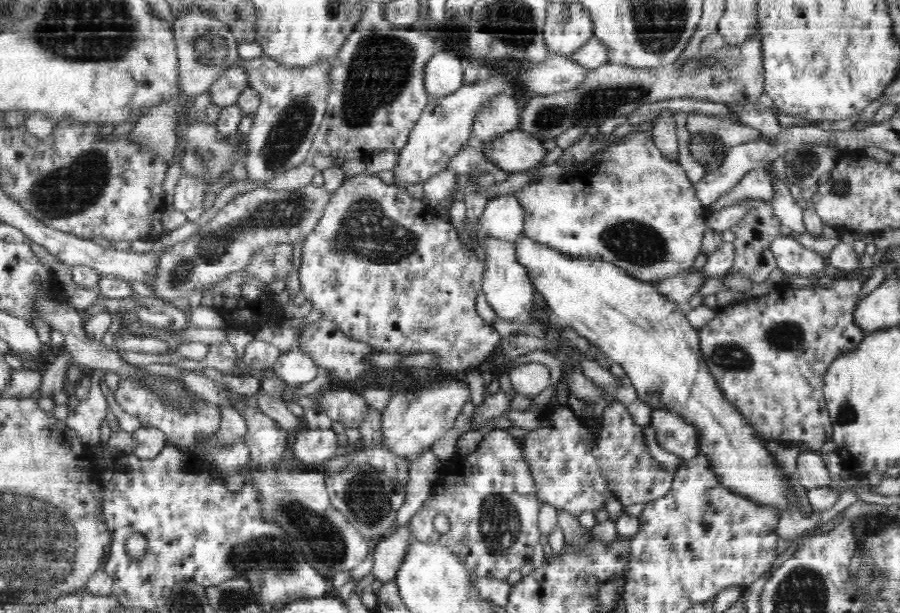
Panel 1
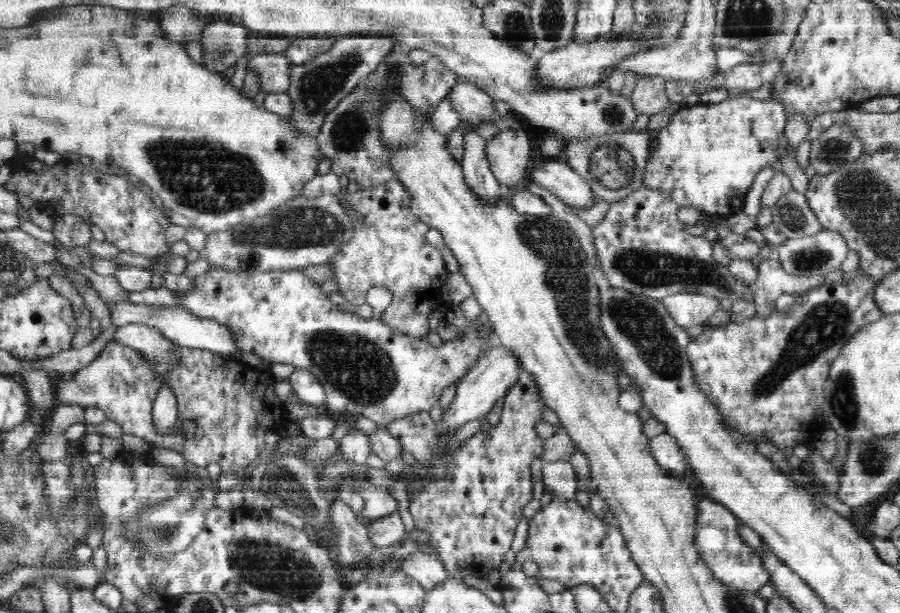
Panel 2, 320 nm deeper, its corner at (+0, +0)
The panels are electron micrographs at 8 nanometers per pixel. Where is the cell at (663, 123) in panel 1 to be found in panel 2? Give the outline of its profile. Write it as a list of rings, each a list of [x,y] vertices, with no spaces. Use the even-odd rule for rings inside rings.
[[[659,76],[640,78],[630,99],[639,114],[652,116],[671,106],[672,102],[666,95],[666,81]]]

